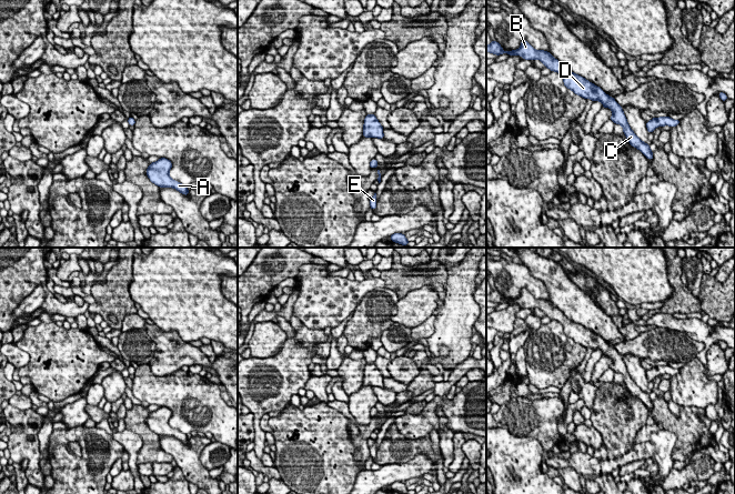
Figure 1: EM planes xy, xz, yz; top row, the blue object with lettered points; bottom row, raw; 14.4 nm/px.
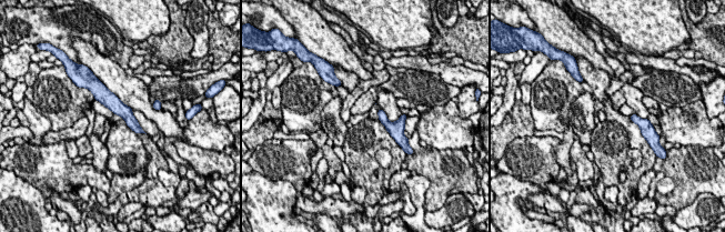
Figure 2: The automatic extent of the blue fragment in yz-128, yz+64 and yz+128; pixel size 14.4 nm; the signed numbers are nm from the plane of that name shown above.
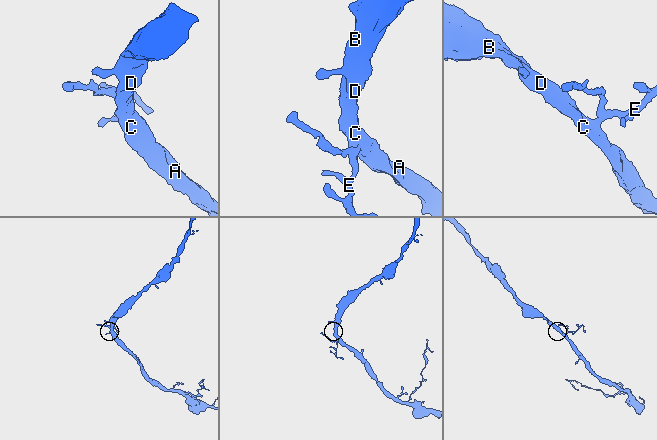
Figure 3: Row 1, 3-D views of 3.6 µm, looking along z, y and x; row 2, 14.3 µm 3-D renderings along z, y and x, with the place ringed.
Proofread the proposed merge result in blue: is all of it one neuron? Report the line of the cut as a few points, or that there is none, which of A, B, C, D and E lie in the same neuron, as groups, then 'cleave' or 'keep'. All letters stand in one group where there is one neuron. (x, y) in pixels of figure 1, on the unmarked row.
no cut | A B C D E | keep

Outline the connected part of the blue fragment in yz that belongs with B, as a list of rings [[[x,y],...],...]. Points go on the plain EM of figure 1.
[[[522,289],[521,295],[513,300],[504,300],[497,290],[491,290],[491,293],[486,294],[486,301],[496,304],[503,302],[507,302],[509,304],[521,304],[525,309],[538,308],[551,320],[560,322],[564,334],[575,343],[578,343],[584,347],[591,347],[593,351],[601,350],[603,356],[610,356],[613,360],[610,369],[623,375],[623,381],[631,394],[638,397],[648,409],[654,407],[650,394],[637,386],[630,376],[623,357],[617,353],[615,347],[607,344],[600,335],[570,320],[562,311],[553,306],[550,301],[535,299],[526,289]]]

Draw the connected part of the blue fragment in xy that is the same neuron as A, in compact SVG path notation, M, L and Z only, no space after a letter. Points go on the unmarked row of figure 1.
M161 406L160 409L149 413L147 424L152 432L160 436L173 436L182 443L188 444L189 438L187 437L187 434L170 426L169 420L171 416L171 410L165 406Z

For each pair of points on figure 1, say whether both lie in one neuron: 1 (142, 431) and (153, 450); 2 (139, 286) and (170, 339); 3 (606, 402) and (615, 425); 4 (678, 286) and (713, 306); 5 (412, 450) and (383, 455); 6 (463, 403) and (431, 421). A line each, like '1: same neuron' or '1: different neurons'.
1: same neuron
2: different neurons
3: same neuron
4: same neuron
5: same neuron
6: same neuron

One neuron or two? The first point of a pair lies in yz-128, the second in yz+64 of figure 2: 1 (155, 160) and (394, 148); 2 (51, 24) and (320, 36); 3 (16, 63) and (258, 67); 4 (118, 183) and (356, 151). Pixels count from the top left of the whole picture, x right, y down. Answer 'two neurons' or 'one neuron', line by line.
1: two neurons
2: two neurons
3: one neuron
4: one neuron

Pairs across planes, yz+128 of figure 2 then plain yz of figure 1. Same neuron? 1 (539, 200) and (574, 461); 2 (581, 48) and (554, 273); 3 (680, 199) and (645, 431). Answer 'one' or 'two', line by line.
1: one
2: one
3: two

